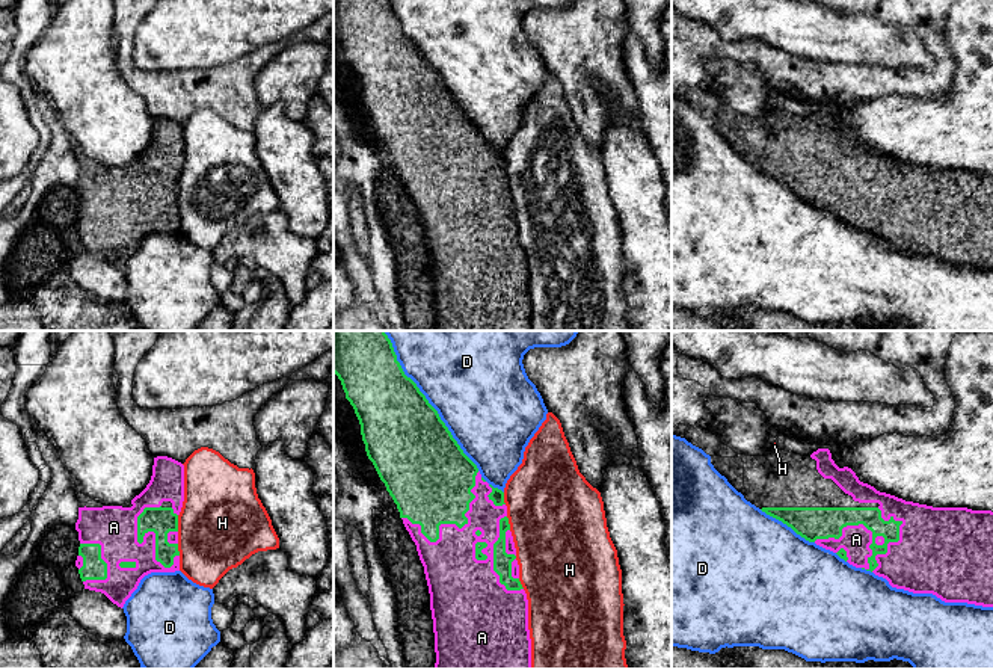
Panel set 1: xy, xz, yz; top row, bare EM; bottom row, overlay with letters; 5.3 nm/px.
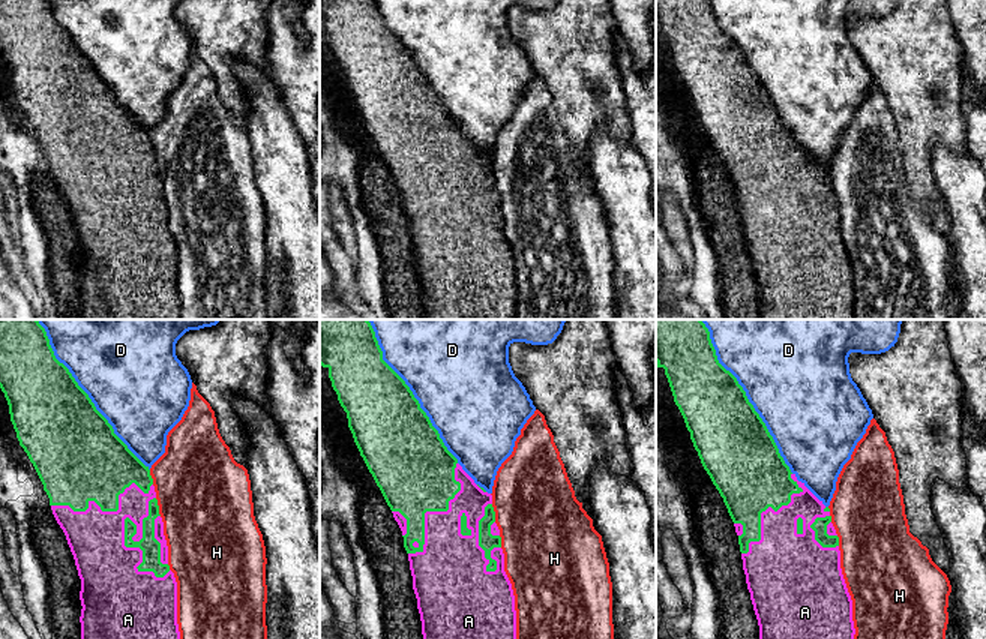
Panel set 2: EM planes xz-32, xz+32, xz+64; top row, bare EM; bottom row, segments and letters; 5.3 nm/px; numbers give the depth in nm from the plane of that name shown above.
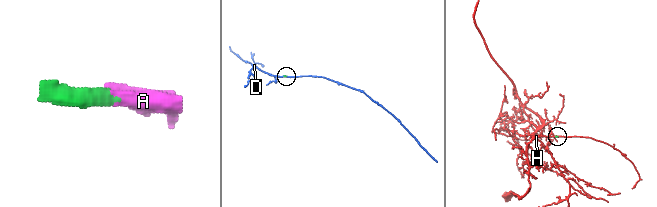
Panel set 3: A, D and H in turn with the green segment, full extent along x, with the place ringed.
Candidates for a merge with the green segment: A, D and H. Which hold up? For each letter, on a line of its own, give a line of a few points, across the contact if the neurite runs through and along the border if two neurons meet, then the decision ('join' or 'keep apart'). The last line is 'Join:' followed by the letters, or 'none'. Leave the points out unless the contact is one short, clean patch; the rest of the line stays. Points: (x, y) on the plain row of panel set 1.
A: join
D: keep apart
H: keep apart
Join: A

